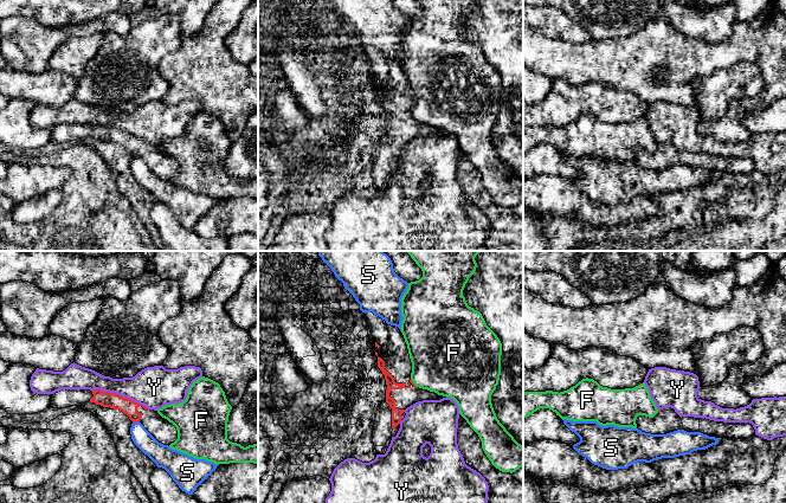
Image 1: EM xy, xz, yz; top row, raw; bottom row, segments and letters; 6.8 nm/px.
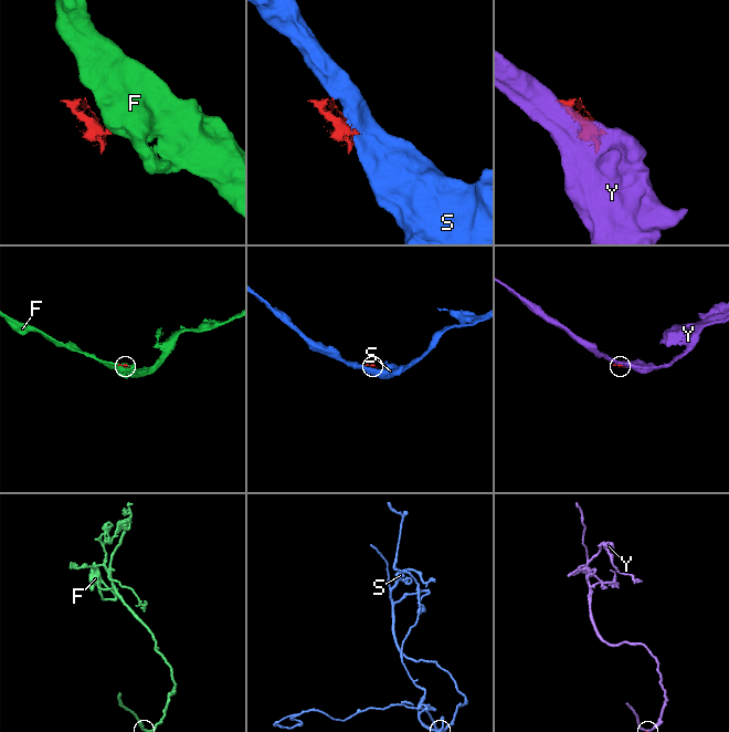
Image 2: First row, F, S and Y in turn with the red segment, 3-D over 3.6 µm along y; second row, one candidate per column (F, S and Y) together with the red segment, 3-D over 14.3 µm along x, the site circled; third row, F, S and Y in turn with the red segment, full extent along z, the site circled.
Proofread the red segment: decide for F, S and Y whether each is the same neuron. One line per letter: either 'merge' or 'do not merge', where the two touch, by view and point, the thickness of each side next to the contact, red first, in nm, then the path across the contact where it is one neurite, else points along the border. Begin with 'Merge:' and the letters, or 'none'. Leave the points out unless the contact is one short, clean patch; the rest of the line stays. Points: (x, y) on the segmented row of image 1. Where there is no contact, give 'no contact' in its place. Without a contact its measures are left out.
Merge: none
F: do not merge; contact xz (412, 382); calibres 20 and 420 nm; border xz (411, 379), (417, 386)
S: do not merge; contact xy (135, 420); calibres 110 and 120 nm
Y: do not merge; contact xy (120, 395); calibres 110 and 280 nm

